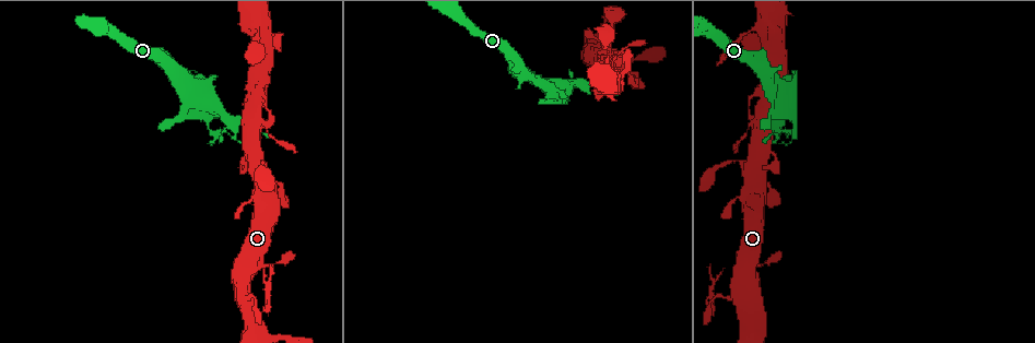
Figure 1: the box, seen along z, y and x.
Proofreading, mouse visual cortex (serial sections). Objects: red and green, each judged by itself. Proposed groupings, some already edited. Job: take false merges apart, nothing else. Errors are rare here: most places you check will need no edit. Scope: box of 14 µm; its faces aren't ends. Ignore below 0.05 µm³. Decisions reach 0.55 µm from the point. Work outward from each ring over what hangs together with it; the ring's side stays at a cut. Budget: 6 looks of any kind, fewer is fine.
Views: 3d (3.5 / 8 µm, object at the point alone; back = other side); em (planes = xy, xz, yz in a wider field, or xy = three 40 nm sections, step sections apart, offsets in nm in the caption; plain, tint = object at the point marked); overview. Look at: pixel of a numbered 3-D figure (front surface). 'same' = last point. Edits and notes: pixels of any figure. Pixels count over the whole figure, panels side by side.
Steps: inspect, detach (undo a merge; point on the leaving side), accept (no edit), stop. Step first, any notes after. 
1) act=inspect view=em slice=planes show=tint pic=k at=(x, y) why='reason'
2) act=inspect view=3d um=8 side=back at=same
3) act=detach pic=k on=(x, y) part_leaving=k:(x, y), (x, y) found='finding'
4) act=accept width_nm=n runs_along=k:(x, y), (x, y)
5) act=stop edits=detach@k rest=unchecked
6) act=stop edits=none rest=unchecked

act=inspect view=3d um=3.5 pic=1 at=(792, 86) why='thick turns thin'

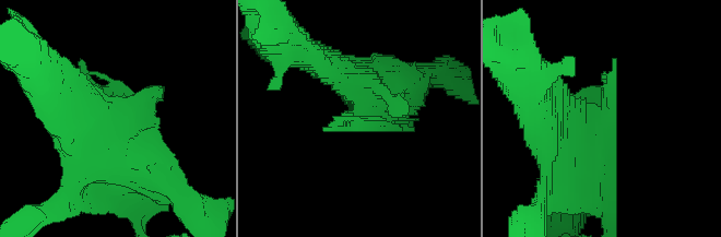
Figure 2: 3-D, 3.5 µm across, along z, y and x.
act=inspect view=em slice=xy step=5 show=tint pic=2 at=(363, 116)

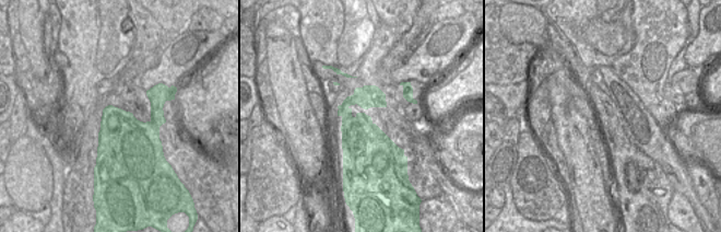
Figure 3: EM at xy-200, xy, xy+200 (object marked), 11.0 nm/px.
act=inspect view=em slice=planes show=tint at=same why='another direction'

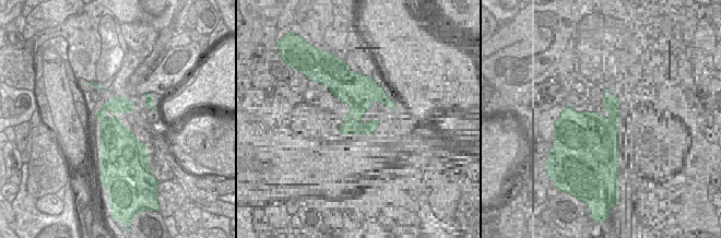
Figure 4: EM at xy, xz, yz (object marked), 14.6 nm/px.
act=accept runs_along=2:(328, 63), (368, 120) found='all the same cell'

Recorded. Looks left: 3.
act=inspect view=3d um=8 side=back pic=1 at=(578, 81)

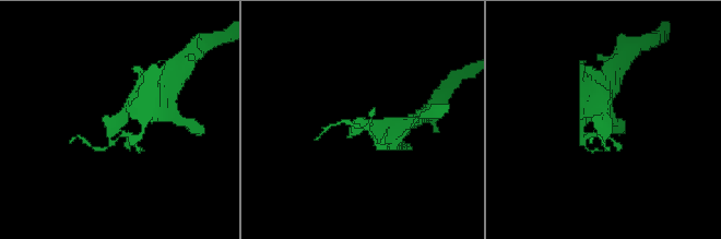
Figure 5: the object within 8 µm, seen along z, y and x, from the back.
act=inspect view=3d um=3.5 pic=5 at=(602, 125)

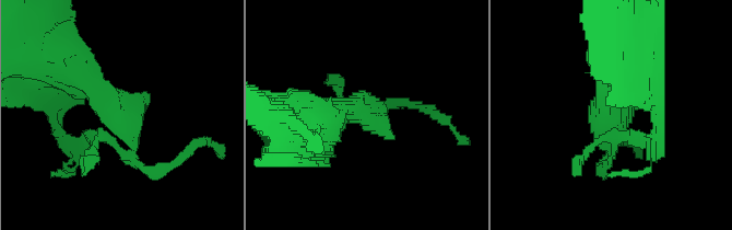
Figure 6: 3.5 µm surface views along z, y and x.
act=inspect view=em slice=planes show=tint pic=6 at=(119, 118)

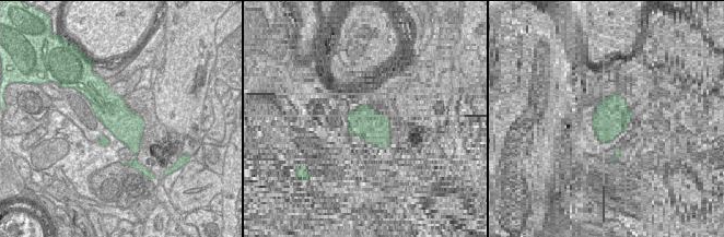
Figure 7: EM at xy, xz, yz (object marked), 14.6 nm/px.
act=detach pic=6 on=(638, 144) part_leaving=6:(659, 130), (642, 174), (609, 174) found='a second cell is stuck on'

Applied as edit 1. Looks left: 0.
act=stop edits=detach@6 rest=unchecked

